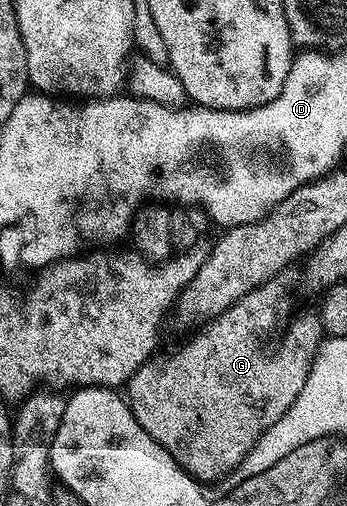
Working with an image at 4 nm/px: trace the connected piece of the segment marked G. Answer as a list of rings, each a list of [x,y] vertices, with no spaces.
[[[282,277],[270,278],[265,284],[261,284],[253,292],[249,292],[245,296],[241,296],[241,300],[229,307],[225,312],[221,312],[217,317],[210,319],[206,324],[198,327],[199,334],[195,334],[187,343],[184,344],[180,350],[175,350],[163,363],[158,366],[155,360],[148,360],[136,370],[135,375],[125,383],[125,397],[128,406],[131,407],[133,416],[137,420],[137,424],[148,434],[153,441],[165,447],[171,455],[174,456],[175,461],[191,475],[192,478],[198,480],[200,483],[208,484],[207,482],[215,482],[226,479],[227,475],[232,470],[237,468],[237,464],[241,464],[241,460],[245,460],[255,442],[261,435],[267,431],[273,424],[277,424],[277,420],[281,420],[281,416],[285,416],[285,412],[289,412],[289,408],[293,404],[293,400],[297,400],[297,396],[301,392],[301,388],[305,386],[305,380],[311,371],[311,365],[315,359],[315,353],[319,350],[319,344],[325,337],[322,322],[319,321],[318,313],[311,312],[311,314],[299,314],[287,326],[287,331],[283,334],[283,339],[276,344],[275,347],[263,346],[262,338],[266,334],[271,334],[279,326],[279,321],[290,312],[291,306],[287,303],[287,286],[283,283]]]

